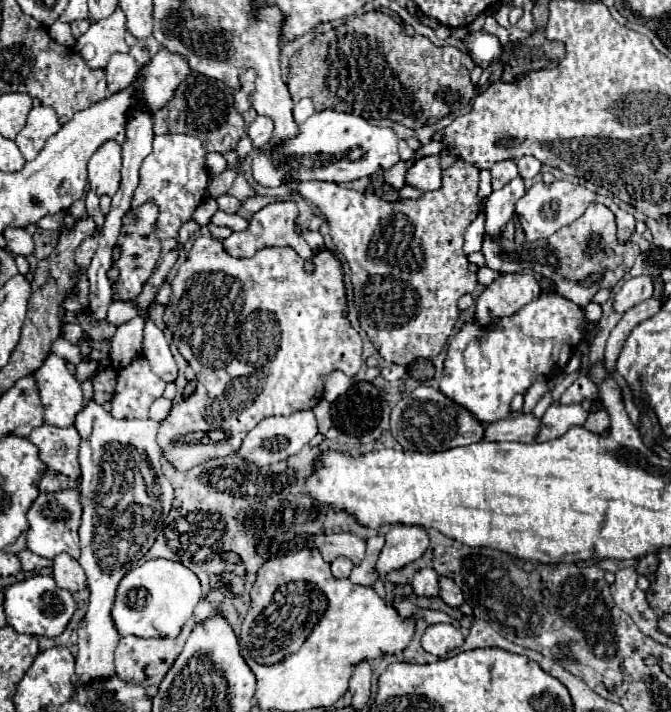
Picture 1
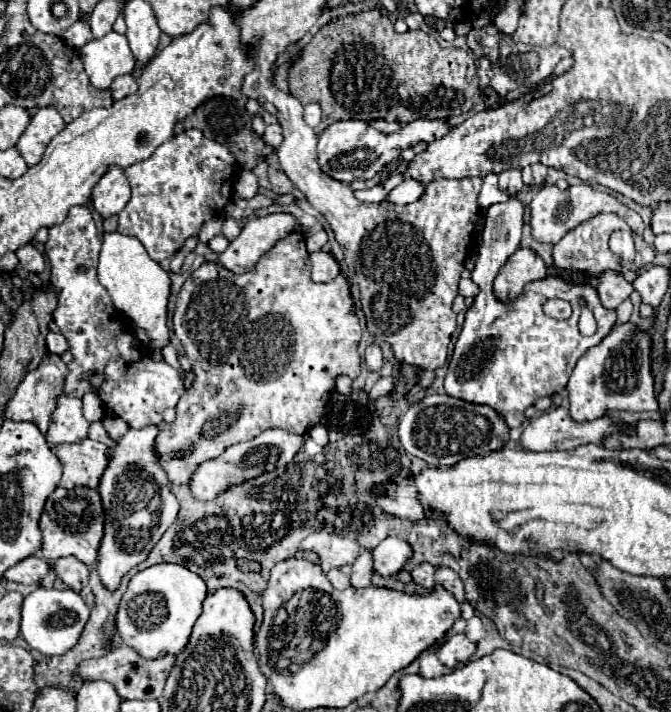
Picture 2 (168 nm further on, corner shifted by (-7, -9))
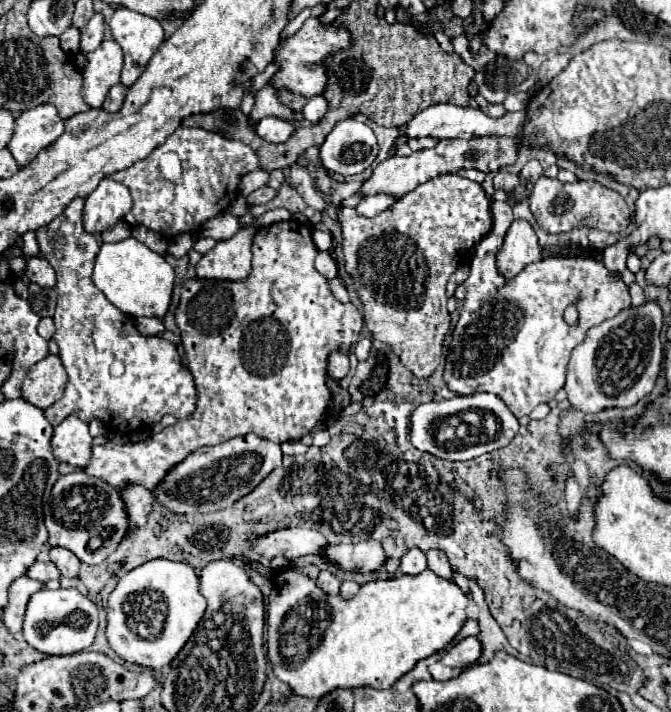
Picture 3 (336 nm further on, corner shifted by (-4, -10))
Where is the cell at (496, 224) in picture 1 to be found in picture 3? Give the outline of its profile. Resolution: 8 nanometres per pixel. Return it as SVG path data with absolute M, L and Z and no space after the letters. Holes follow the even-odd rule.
M492 202L492 220L492 224L502 224L502 230L488 232L476 246L470 274L464 282L468 294L464 298L464 306L452 334L444 380L450 390L462 396L474 392L492 392L506 402L516 418L522 418L524 414L530 414L534 406L554 400L556 392L564 386L570 354L586 338L586 330L628 308L630 294L624 280L612 274L602 260L582 256L548 256L540 262L528 264L522 272L518 272L518 276L504 278L496 268L496 252L502 246L506 228L510 228L514 220L512 206L508 202ZM570 304L576 304L578 308L578 326L568 326L564 322L564 310Z

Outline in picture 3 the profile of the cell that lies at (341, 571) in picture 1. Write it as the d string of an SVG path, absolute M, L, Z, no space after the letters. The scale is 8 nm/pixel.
M320 570L320 576L316 578L316 584L326 594L338 594L338 590L340 590L340 580L328 570Z

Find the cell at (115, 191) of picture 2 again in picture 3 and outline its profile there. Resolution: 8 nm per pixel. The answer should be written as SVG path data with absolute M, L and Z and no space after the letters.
M104 178L98 188L86 198L84 230L88 234L102 234L114 228L132 210L132 198L124 184Z

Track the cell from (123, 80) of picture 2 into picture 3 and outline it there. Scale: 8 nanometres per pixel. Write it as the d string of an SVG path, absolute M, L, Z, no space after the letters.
M116 84L116 86L108 92L102 108L104 108L106 112L118 112L118 110L122 108L122 102L124 102L126 94L128 94L128 88L122 86L122 84Z

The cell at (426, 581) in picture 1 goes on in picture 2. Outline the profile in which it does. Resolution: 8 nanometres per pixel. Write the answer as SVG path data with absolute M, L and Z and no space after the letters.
M423 563L423 565L419 565L411 575L413 575L413 581L415 581L417 585L421 585L421 587L425 587L425 589L429 589L429 591L435 587L435 567L433 567L433 565Z

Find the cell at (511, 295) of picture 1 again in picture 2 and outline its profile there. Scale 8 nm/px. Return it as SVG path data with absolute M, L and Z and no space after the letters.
M519 247L495 277L493 291L501 303L513 303L525 293L527 283L541 281L545 277L547 269L543 261L531 249Z

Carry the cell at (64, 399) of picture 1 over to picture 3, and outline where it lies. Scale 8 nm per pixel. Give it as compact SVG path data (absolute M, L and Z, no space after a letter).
M68 416L60 426L54 428L52 450L58 462L66 462L74 468L86 468L92 452L92 436L88 426L78 420L78 416Z

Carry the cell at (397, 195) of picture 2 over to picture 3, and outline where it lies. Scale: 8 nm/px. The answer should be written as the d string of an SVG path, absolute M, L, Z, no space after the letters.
M370 196L370 198L364 198L358 206L356 206L356 212L360 216L366 216L366 218L372 218L380 212L384 212L390 204L394 204L394 196Z

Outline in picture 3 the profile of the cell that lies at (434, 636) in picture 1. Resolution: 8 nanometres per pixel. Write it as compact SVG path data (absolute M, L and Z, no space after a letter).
M464 638L462 642L458 642L444 658L442 662L450 668L466 668L476 664L476 660L482 654L482 644L478 638Z

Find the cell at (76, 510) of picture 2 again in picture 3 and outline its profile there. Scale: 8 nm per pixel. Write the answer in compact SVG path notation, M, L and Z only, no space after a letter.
M70 472L58 478L44 508L48 544L72 550L84 564L104 562L128 534L128 512L118 488L86 472Z

